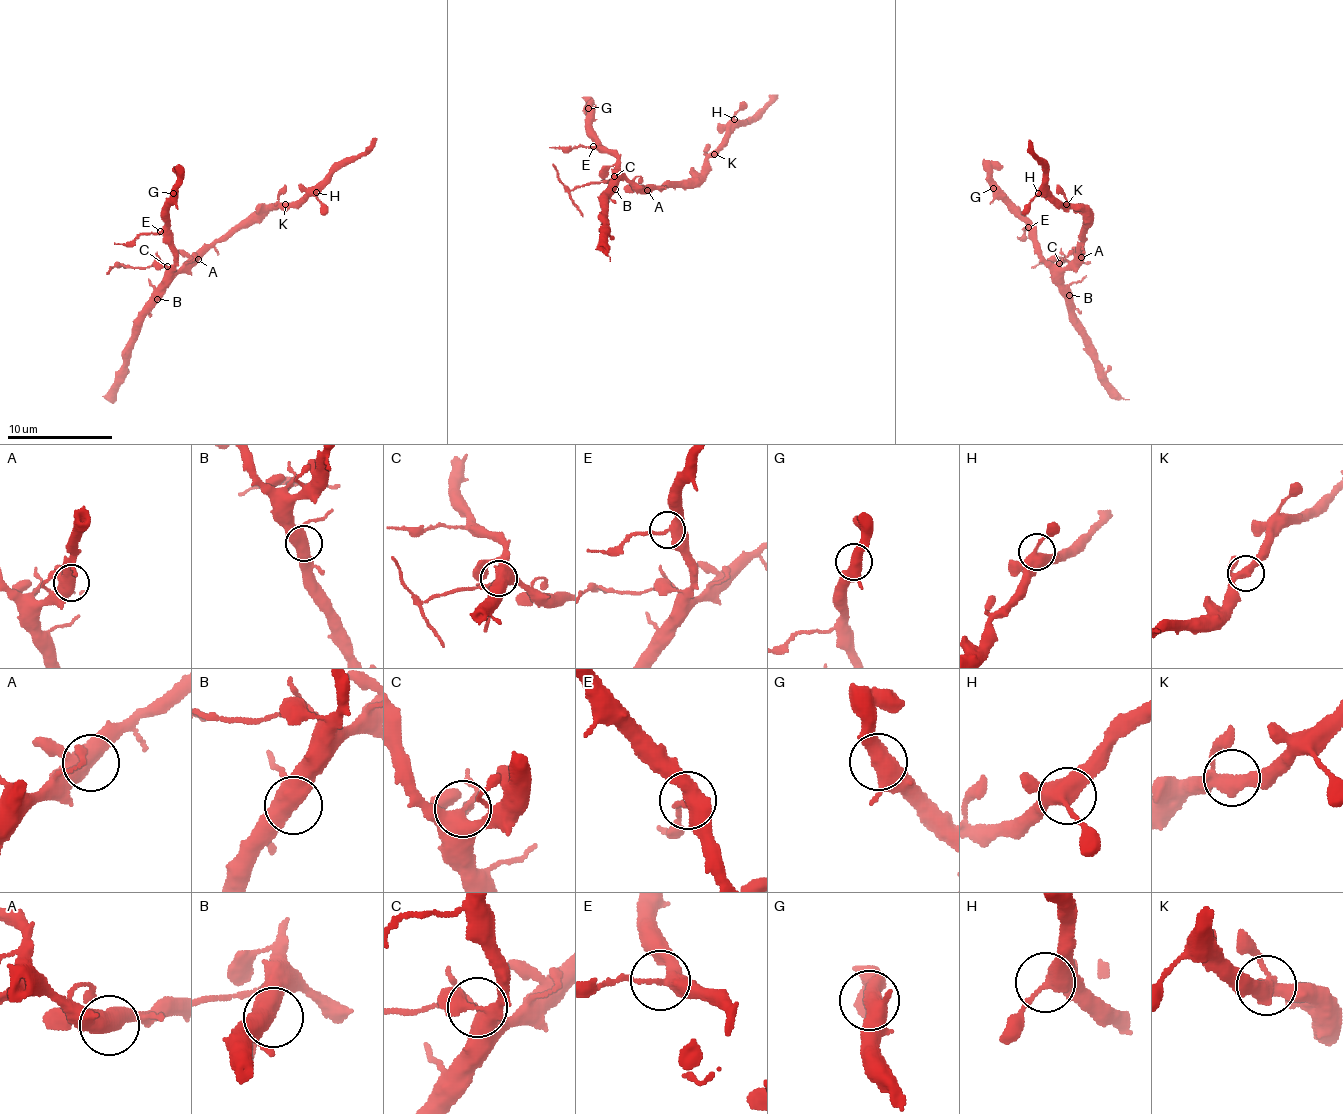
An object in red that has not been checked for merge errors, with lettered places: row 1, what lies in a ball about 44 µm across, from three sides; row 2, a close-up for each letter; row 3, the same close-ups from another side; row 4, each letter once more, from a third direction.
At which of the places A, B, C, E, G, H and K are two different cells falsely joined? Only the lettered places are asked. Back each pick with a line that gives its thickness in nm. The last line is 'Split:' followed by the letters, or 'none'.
C: 360 nm thick
E: 360 nm thick
Split: C, E

